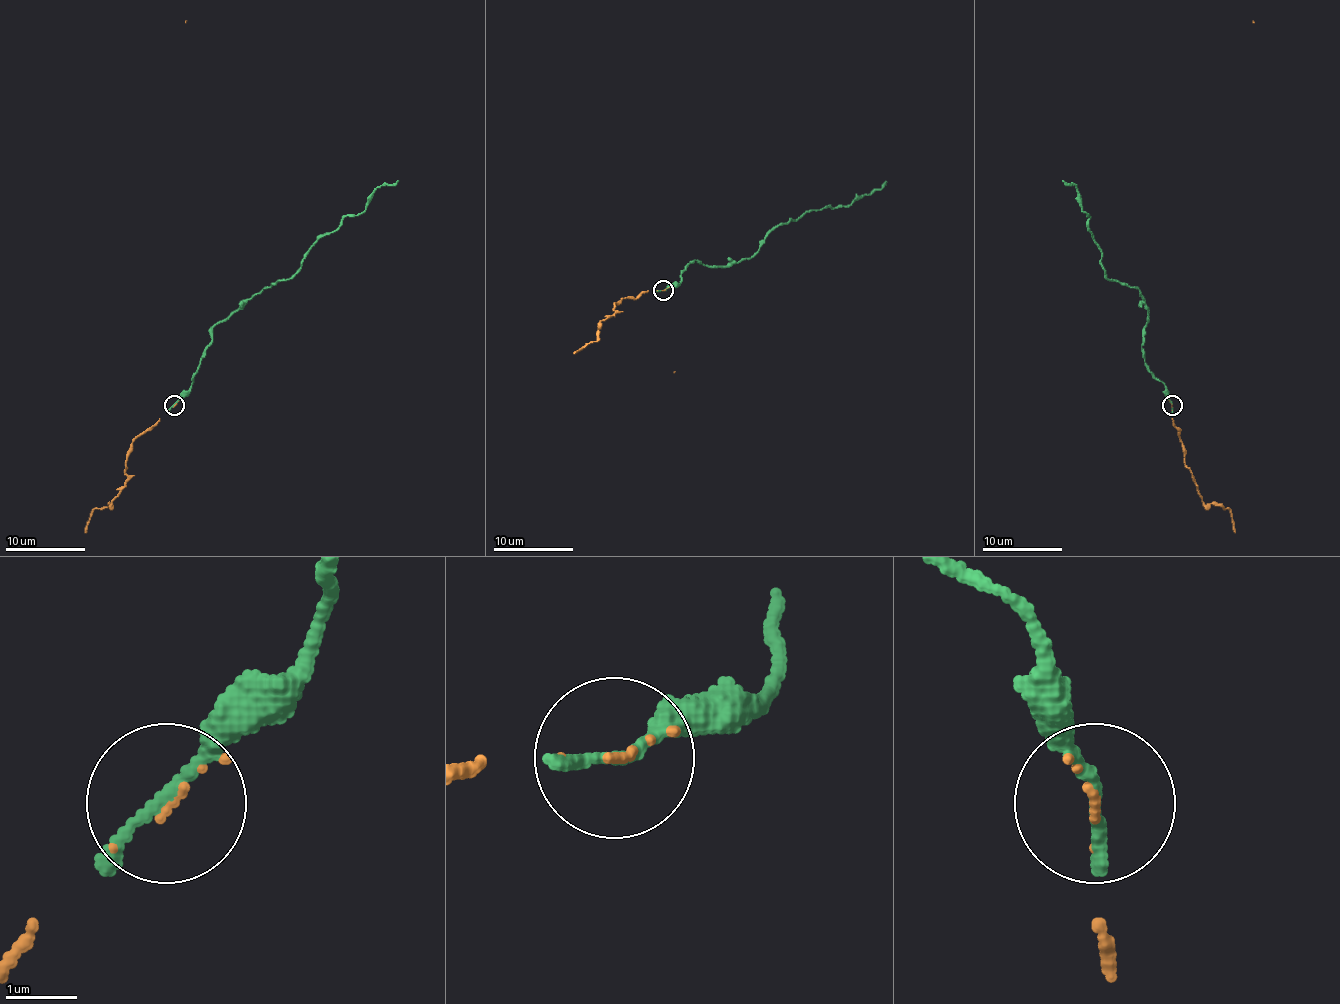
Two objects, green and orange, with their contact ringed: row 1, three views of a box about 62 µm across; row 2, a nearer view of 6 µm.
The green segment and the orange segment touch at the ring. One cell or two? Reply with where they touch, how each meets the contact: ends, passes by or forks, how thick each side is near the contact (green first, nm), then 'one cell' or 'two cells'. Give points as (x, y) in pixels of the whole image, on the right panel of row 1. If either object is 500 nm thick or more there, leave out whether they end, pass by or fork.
at (1172, 405); green passes by; orange ends there; 150 nm thick on the green side, 50 nm on the other; one cell

